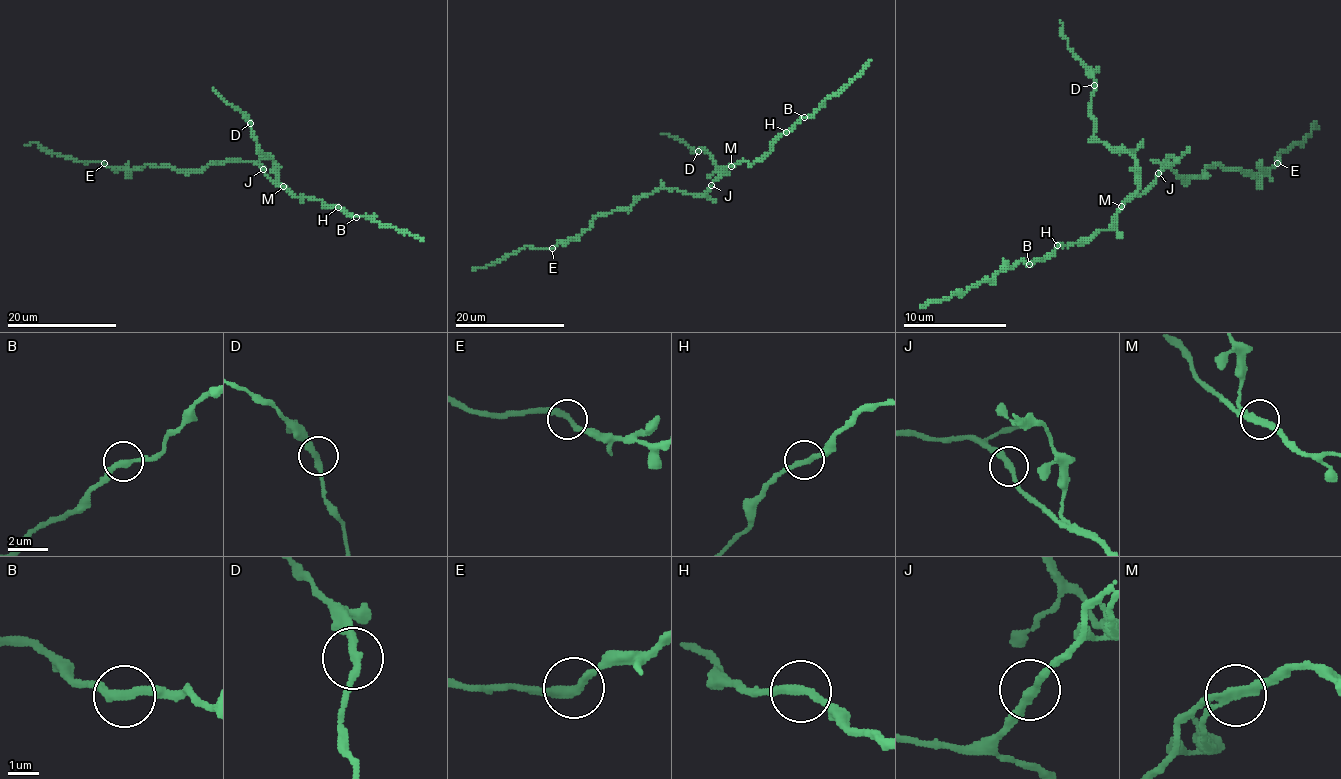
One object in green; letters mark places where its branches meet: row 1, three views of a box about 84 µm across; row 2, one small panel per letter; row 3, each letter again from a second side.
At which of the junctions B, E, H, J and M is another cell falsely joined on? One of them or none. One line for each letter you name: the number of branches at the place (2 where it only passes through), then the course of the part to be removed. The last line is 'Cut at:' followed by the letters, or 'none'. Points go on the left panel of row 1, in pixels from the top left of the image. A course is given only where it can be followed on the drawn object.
M: 2 branches meet; foreign part runs (283, 187), (278, 180), (272, 158), (259, 148), (250, 121), (214, 88)
Cut at: M

